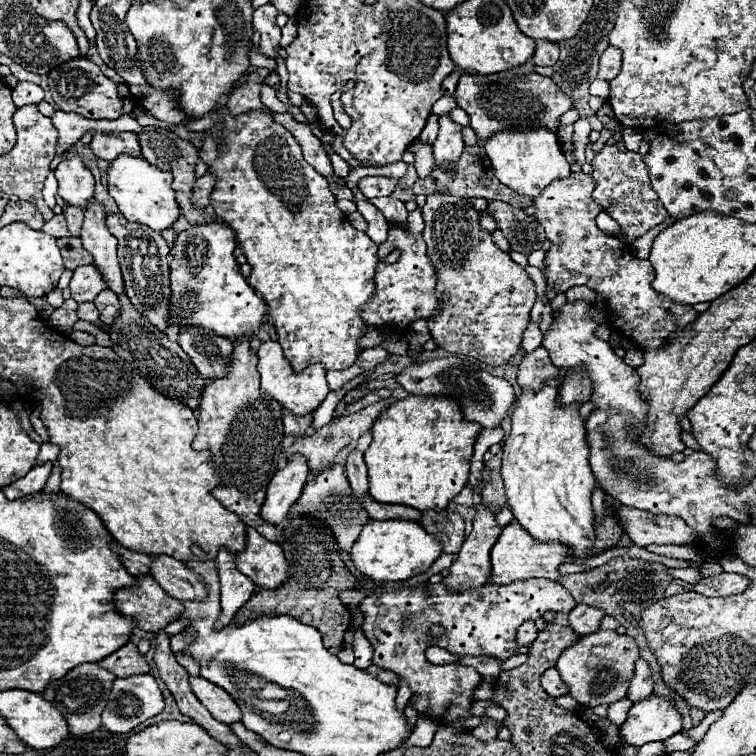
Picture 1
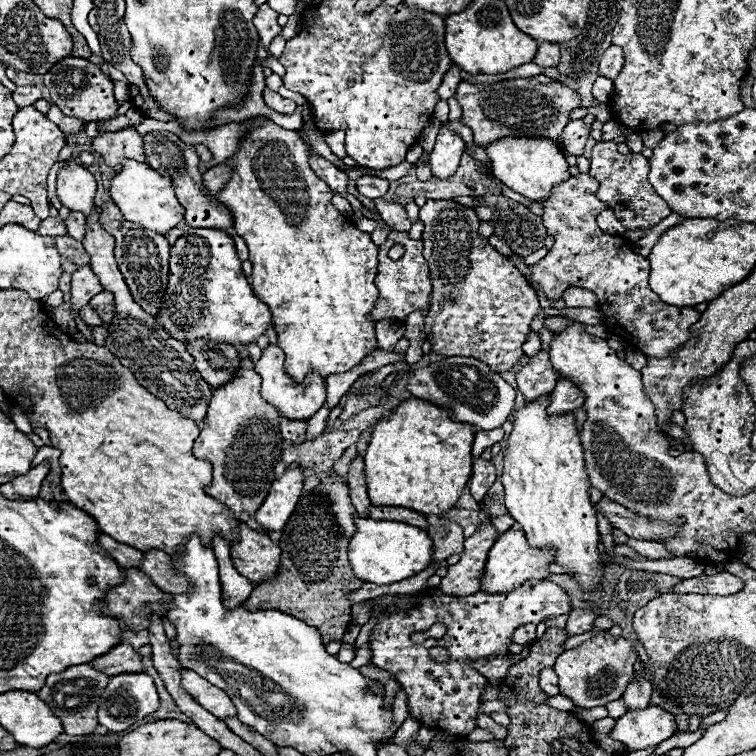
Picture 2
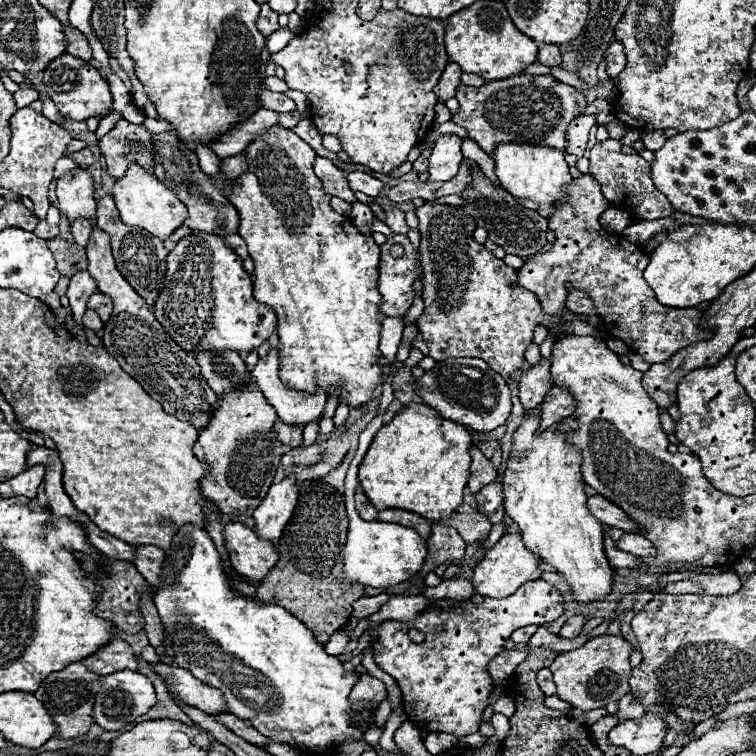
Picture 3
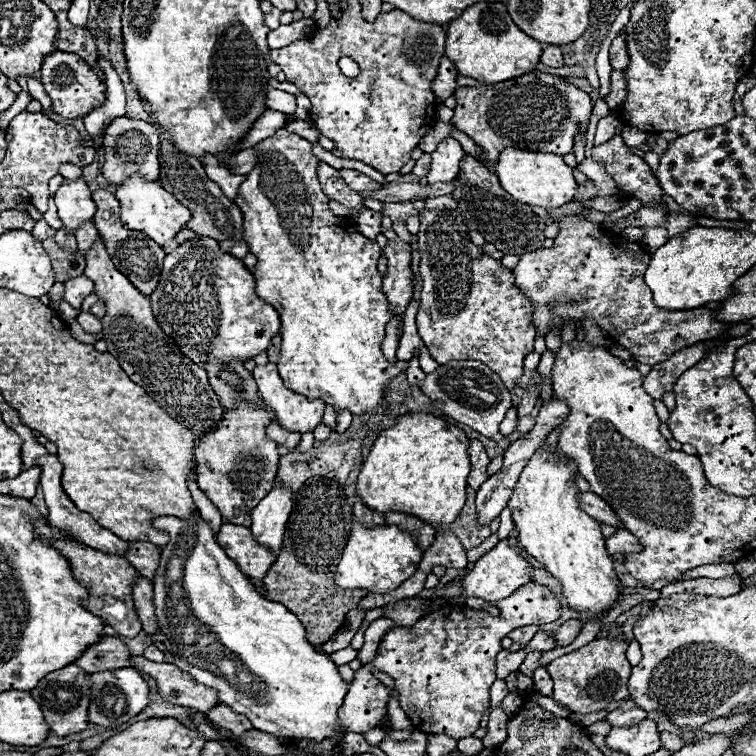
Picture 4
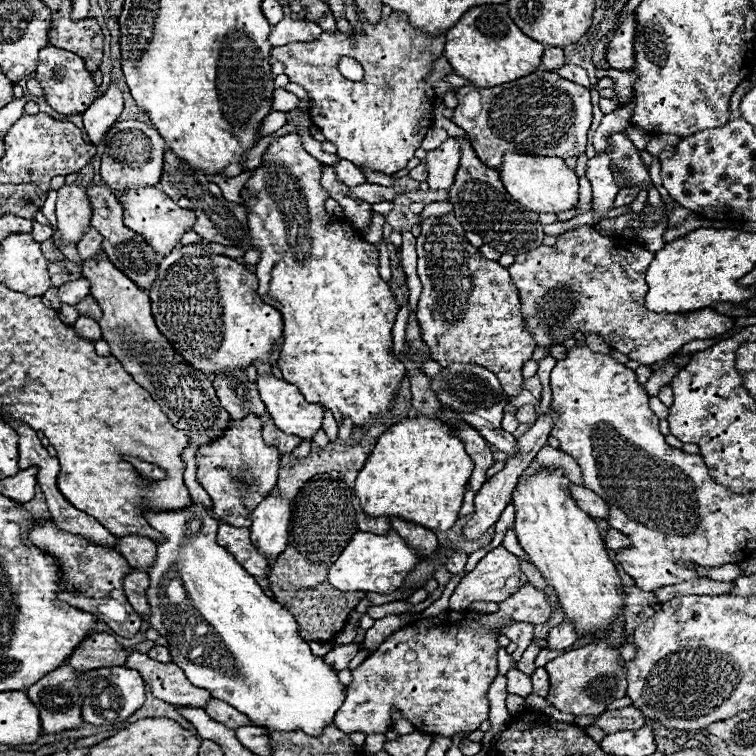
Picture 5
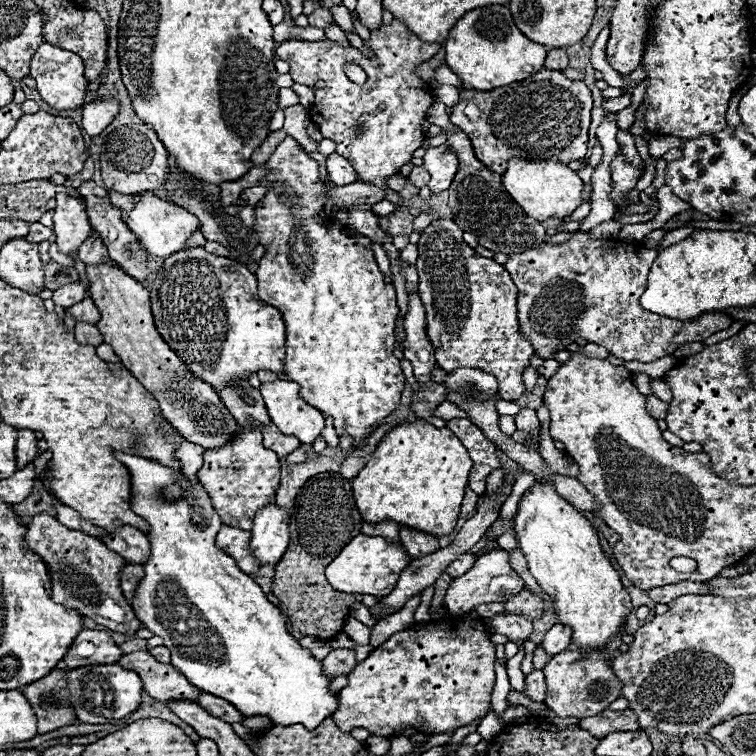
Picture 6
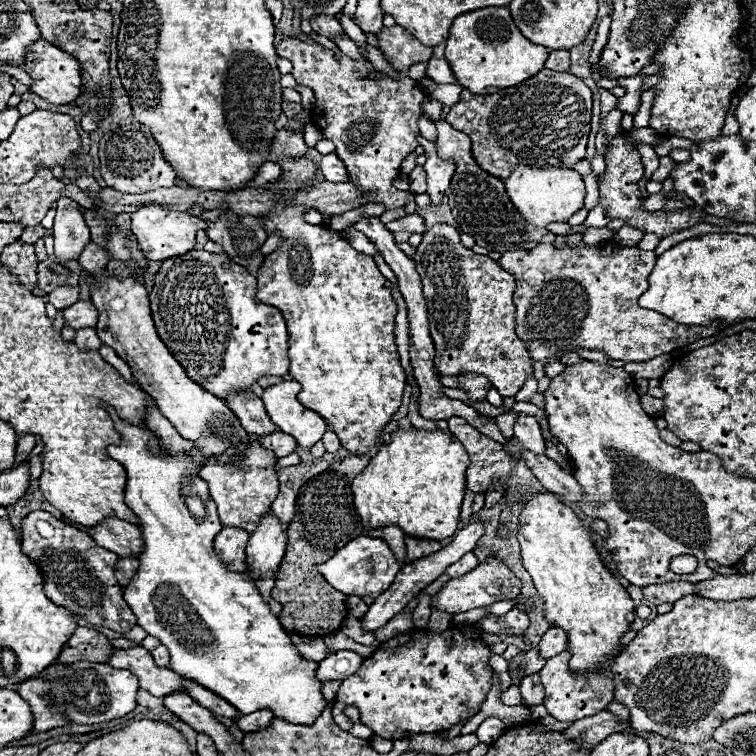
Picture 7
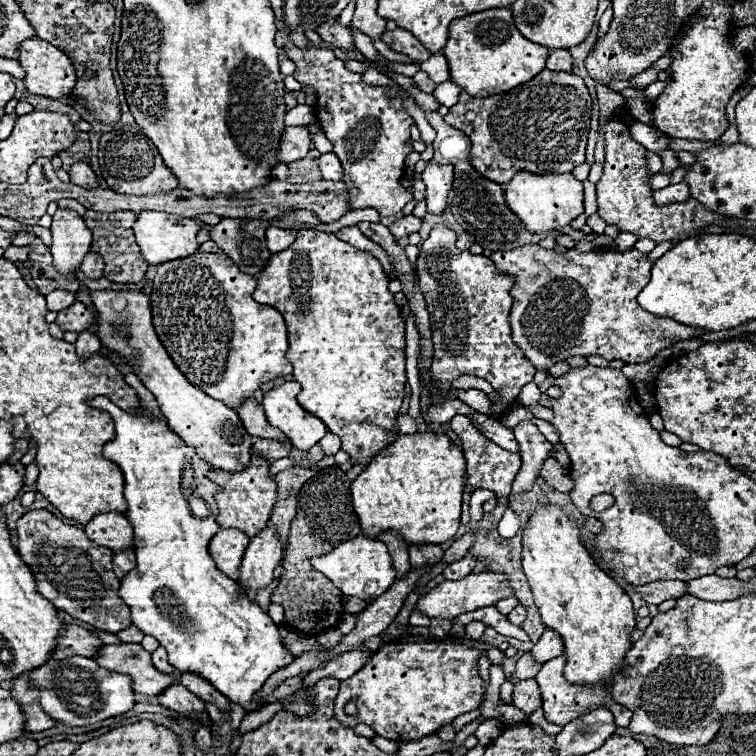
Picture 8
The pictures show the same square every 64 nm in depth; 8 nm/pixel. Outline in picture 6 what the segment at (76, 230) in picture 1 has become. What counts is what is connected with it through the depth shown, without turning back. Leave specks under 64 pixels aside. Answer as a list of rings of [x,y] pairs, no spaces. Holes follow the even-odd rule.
[[[92,232],[90,238],[86,238],[86,242],[82,242],[82,246],[78,248],[78,258],[84,264],[102,264],[102,262],[110,262],[108,260],[108,252],[106,246],[102,242],[102,238]]]

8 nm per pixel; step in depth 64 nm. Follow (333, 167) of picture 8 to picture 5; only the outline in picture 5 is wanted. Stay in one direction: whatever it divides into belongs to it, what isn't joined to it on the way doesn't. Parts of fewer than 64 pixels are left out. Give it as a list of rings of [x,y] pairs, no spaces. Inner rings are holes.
[[[340,160],[338,164],[334,164],[334,170],[336,170],[336,176],[342,184],[346,186],[360,186],[362,182],[366,182],[364,174],[348,160]]]

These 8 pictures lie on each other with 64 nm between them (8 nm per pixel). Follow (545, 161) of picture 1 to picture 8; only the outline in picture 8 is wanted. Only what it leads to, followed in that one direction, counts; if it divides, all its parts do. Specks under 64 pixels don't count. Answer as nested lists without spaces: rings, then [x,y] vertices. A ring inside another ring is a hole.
[[[518,172],[504,184],[504,196],[510,210],[522,220],[530,232],[546,232],[558,226],[568,226],[578,214],[584,212],[584,186],[572,174],[530,174]]]

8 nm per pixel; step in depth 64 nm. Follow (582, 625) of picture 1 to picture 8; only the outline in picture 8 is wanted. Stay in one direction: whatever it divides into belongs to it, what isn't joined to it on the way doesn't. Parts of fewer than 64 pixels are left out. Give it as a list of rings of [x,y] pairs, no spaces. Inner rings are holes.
[[[546,630],[542,634],[542,638],[534,644],[532,648],[532,656],[536,662],[546,662],[550,658],[556,658],[560,654],[564,654],[564,642],[560,640],[562,636],[558,636],[556,630]]]

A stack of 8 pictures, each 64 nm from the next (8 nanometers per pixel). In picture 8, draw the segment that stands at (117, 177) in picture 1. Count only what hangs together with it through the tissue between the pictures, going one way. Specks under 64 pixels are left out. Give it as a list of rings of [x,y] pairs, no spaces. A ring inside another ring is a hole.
[[[144,210],[138,214],[136,222],[134,222],[134,236],[136,236],[136,244],[142,250],[142,256],[148,264],[162,264],[168,260],[178,260],[178,258],[186,258],[190,254],[194,254],[198,250],[198,242],[196,242],[196,234],[198,230],[206,228],[208,224],[204,224],[202,220],[196,218],[184,218],[178,214],[168,214],[168,212],[156,212],[156,210]]]

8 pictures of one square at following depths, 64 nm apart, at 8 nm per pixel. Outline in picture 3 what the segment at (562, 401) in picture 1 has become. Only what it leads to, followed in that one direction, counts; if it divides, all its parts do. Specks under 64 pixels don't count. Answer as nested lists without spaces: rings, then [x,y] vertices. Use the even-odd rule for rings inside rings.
[[[554,386],[542,402],[542,424],[540,424],[540,428],[546,430],[554,422],[566,420],[570,414],[574,414],[576,404],[578,402],[574,400],[574,396],[568,390]]]

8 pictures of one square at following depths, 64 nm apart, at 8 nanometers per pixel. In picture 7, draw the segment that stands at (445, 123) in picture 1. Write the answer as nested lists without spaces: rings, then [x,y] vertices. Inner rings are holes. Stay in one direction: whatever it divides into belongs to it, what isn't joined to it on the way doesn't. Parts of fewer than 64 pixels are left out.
[[[417,133],[417,140],[420,140],[420,146],[426,150],[426,164],[424,170],[428,174],[428,194],[430,194],[430,202],[432,204],[440,204],[442,194],[450,188],[450,180],[454,176],[456,164],[454,160],[442,160],[438,158],[438,150],[434,146],[434,142],[428,142]]]

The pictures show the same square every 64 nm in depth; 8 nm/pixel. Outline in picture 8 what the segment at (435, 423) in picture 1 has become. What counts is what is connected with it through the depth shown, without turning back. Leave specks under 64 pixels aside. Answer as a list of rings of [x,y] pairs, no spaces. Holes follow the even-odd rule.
[[[396,434],[396,440],[352,482],[354,510],[360,518],[364,536],[374,538],[380,532],[398,530],[408,544],[444,544],[446,540],[452,540],[460,526],[464,472],[466,458],[462,448],[446,434]]]

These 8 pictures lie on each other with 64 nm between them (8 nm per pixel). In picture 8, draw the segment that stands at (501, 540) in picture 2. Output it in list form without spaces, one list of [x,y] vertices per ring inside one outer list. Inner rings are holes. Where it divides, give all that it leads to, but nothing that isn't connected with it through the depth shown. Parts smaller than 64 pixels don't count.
[[[482,570],[482,572],[472,572],[470,576],[460,578],[460,580],[446,580],[442,584],[438,584],[436,588],[432,588],[428,594],[424,594],[418,600],[416,610],[422,610],[430,618],[454,620],[456,616],[460,616],[464,612],[472,612],[472,610],[478,610],[478,608],[484,608],[484,606],[492,606],[498,600],[510,598],[510,596],[514,596],[514,588],[510,588],[506,574]]]

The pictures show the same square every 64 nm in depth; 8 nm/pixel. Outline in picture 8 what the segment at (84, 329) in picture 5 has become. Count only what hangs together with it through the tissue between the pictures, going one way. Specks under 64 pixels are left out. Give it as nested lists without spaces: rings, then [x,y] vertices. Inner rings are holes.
[[[86,330],[86,332],[80,332],[80,334],[78,334],[76,352],[78,352],[80,358],[88,358],[90,354],[98,352],[100,348],[102,348],[102,344],[100,344],[100,340],[98,340],[98,336],[96,336],[94,332]]]

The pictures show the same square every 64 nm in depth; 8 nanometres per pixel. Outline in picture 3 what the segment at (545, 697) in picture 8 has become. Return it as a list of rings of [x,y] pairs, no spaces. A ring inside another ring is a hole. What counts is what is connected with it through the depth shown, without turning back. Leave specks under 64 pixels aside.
[[[598,636],[588,640],[582,648],[562,652],[550,666],[554,674],[554,682],[558,688],[558,698],[570,702],[574,708],[580,710],[594,710],[604,708],[608,702],[620,700],[628,690],[628,678],[632,674],[630,666],[632,644],[620,636]]]

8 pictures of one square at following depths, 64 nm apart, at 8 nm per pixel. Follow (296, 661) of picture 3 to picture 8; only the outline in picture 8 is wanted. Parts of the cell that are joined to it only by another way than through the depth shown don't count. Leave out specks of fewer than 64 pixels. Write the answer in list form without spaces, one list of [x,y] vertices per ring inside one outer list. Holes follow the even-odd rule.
[[[94,398],[90,400],[90,406],[110,412],[116,428],[116,440],[104,446],[104,456],[116,462],[124,472],[124,498],[128,502],[128,520],[132,522],[136,536],[136,568],[128,572],[118,590],[120,598],[130,606],[134,626],[140,628],[144,634],[154,636],[160,642],[160,646],[168,650],[168,660],[178,672],[198,674],[200,678],[210,682],[218,692],[222,692],[230,702],[240,704],[246,712],[252,712],[264,704],[282,702],[282,710],[286,712],[298,714],[302,718],[306,714],[312,714],[314,702],[310,702],[310,686],[304,688],[306,676],[288,678],[286,682],[276,686],[270,692],[270,696],[258,698],[258,692],[262,690],[266,678],[270,678],[274,670],[280,670],[282,666],[294,662],[294,656],[282,644],[278,624],[262,610],[262,606],[258,606],[256,600],[250,600],[246,596],[246,592],[242,590],[242,586],[238,586],[236,580],[220,572],[218,566],[212,562],[214,558],[208,552],[208,544],[210,538],[220,530],[220,526],[216,524],[218,508],[214,502],[218,486],[206,478],[206,472],[212,466],[198,458],[196,448],[184,444],[178,434],[168,430],[166,422],[152,420],[146,414],[142,414],[142,410],[126,414],[108,398]],[[194,494],[208,508],[208,514],[202,518],[196,518],[190,510],[188,498]]]

